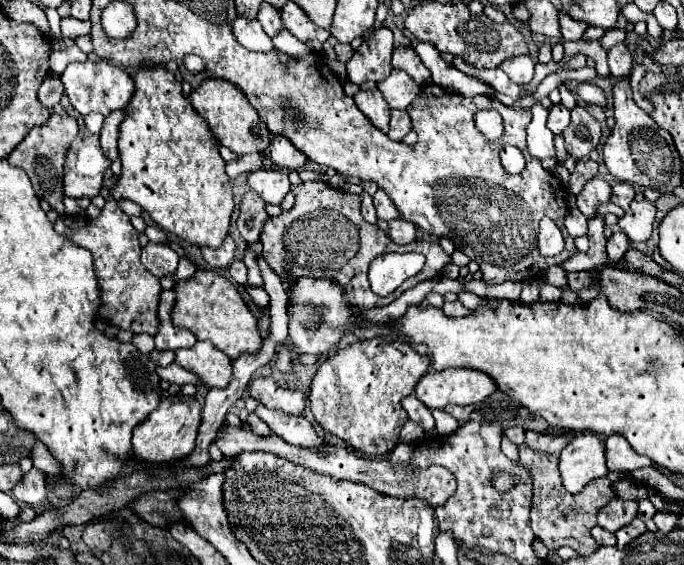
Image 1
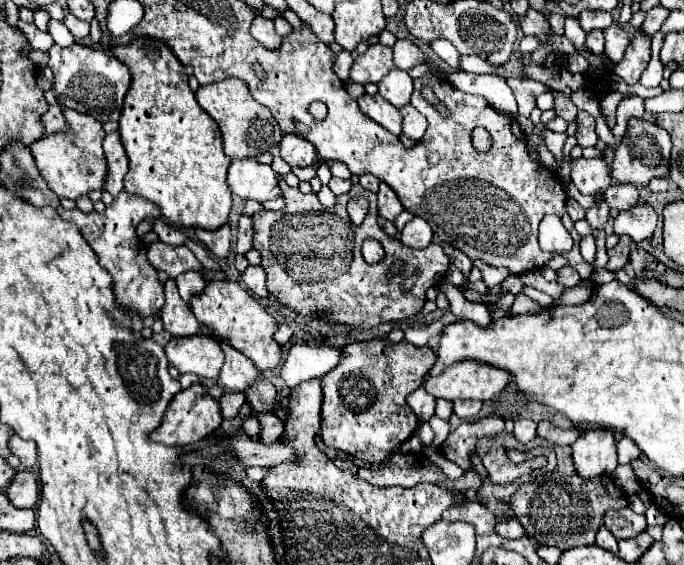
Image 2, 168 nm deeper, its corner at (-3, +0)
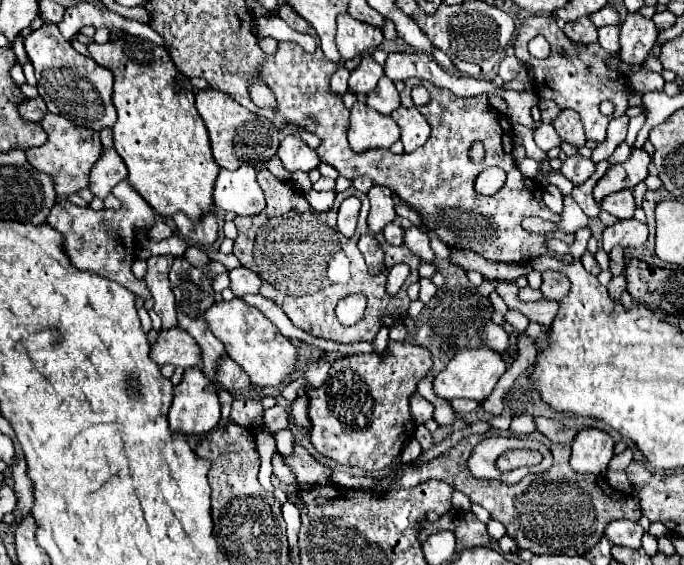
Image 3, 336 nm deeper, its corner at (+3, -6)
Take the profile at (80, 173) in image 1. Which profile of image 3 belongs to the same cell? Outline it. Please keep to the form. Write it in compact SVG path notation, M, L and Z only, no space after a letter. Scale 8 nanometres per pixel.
M46 112L46 116L40 120L40 126L46 130L48 142L44 146L26 150L28 162L36 170L46 172L48 176L54 178L58 196L68 196L68 194L78 192L80 188L86 188L88 186L90 168L96 164L96 160L102 154L102 144L100 144L98 132L90 132L88 128L82 128L78 124L72 124L64 116L50 114L50 112Z

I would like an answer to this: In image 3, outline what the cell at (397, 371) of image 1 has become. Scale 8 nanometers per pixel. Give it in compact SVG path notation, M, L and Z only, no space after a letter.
M408 340L388 342L382 354L356 354L336 360L328 372L328 378L320 388L306 390L308 396L308 418L310 418L310 442L326 458L338 464L360 468L364 472L382 472L394 464L394 458L402 452L406 442L414 432L414 422L410 416L408 398L416 392L418 382L432 368L430 352Z

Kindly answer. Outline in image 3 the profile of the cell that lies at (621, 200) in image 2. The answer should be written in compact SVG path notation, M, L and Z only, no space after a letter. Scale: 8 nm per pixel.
M622 190L622 192L616 192L616 194L612 194L606 202L602 202L600 206L602 206L606 212L614 214L618 220L632 218L632 216L634 216L634 210L636 210L632 190Z

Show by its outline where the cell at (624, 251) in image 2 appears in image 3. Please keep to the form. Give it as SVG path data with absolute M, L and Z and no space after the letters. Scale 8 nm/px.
M616 246L616 248L610 252L610 272L612 272L612 276L620 276L620 274L624 272L624 268L626 268L624 250Z

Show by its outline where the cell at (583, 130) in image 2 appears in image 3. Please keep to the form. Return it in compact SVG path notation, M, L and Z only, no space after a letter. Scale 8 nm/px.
M562 110L554 120L552 120L554 130L564 142L570 142L574 146L584 146L586 136L582 136L582 122L578 120L578 114L574 110Z

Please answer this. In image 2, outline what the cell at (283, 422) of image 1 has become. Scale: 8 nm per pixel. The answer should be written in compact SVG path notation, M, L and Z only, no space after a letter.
M266 380L266 382L260 382L260 386L256 386L256 390L246 390L246 398L248 398L248 404L252 406L252 410L270 412L270 414L278 416L282 422L288 420L288 410L280 408L272 382Z

